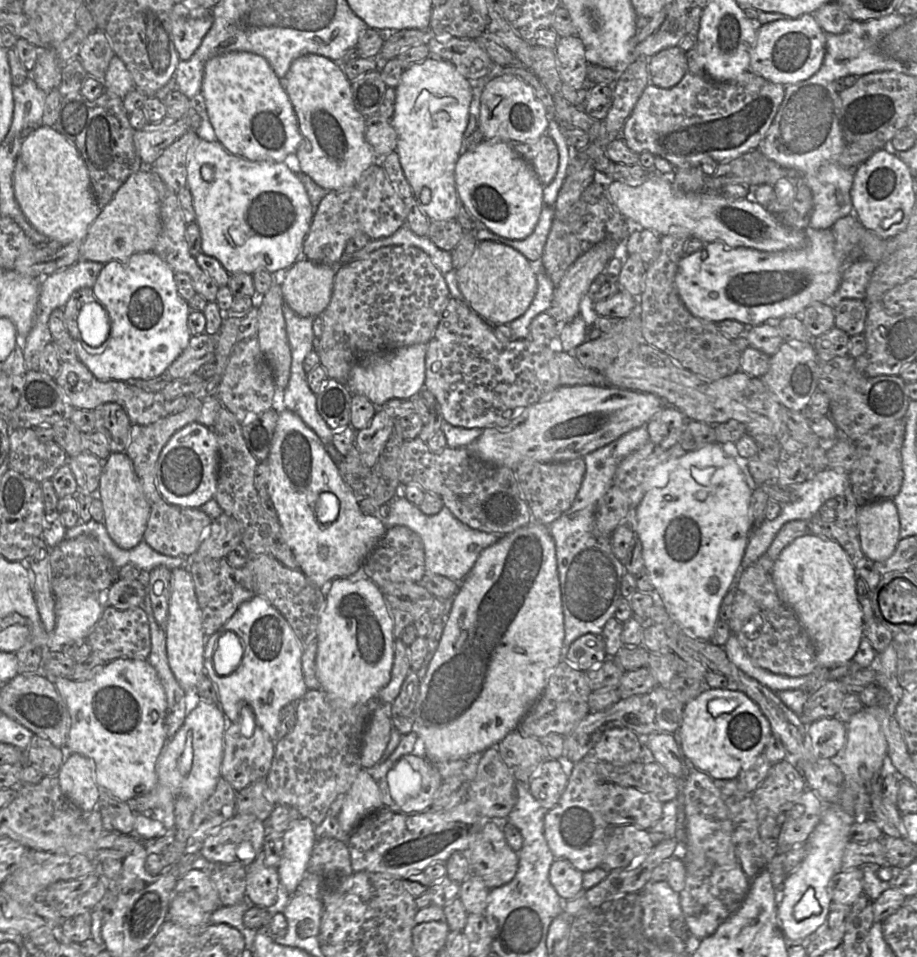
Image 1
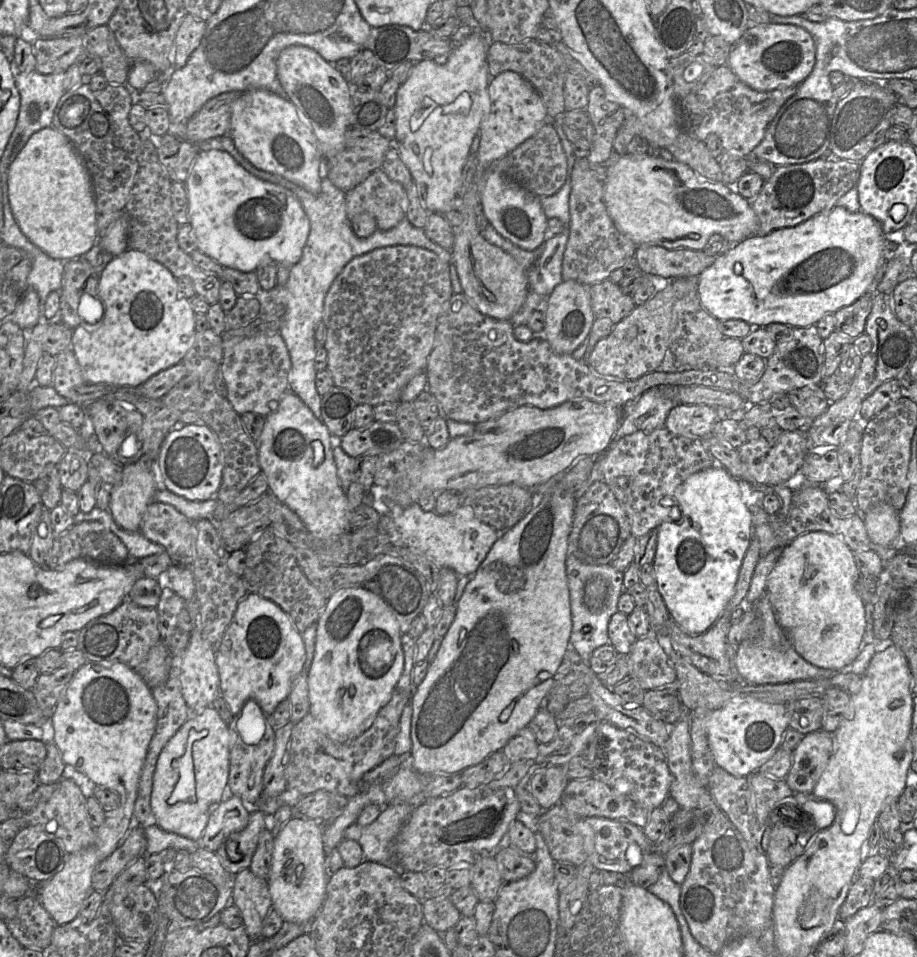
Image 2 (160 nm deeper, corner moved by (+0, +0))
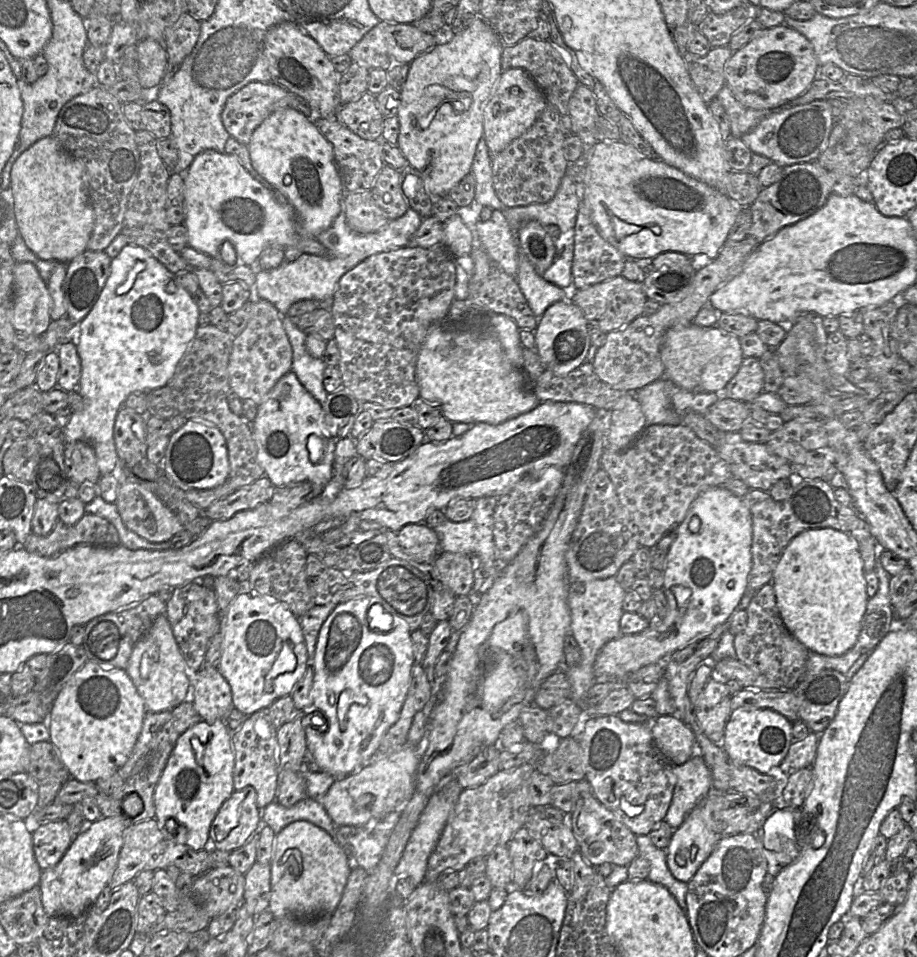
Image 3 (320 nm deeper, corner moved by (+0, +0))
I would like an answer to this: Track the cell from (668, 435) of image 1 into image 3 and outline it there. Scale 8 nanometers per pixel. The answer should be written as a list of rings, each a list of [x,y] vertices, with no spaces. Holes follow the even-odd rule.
[[[721,396],[703,415],[721,432],[738,432],[750,418],[749,405]]]

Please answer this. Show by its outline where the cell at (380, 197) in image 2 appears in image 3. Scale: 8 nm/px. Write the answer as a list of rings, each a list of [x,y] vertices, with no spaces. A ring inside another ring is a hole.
[[[384,165],[370,192],[375,203],[389,219],[402,216],[409,208],[400,189],[400,170]]]

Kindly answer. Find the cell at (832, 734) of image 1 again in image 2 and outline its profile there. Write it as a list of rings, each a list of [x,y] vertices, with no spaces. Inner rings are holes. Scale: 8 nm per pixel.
[[[825,730],[804,735],[793,750],[791,768],[785,778],[794,793],[812,794],[833,751],[833,733]]]

